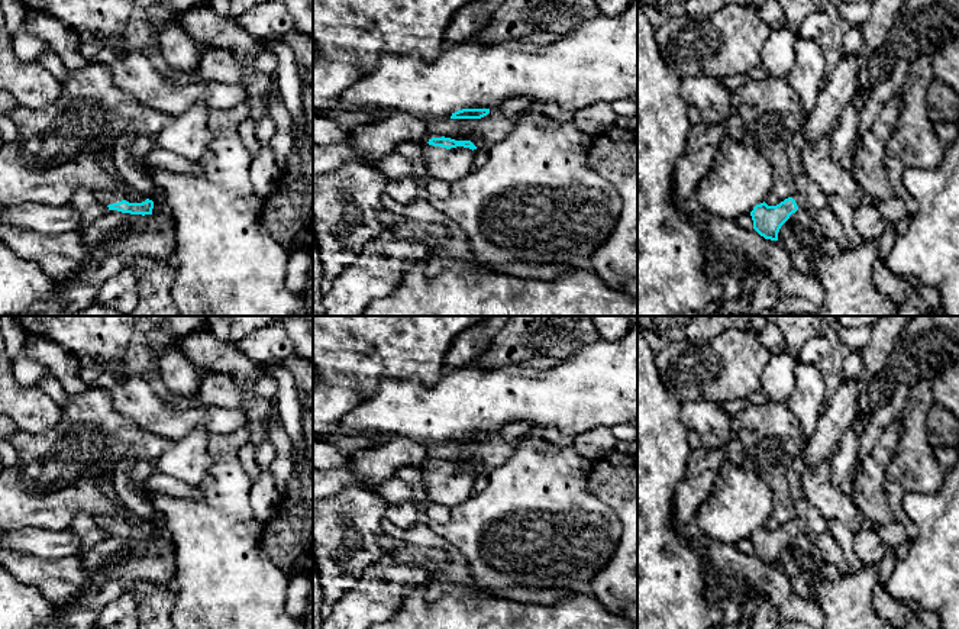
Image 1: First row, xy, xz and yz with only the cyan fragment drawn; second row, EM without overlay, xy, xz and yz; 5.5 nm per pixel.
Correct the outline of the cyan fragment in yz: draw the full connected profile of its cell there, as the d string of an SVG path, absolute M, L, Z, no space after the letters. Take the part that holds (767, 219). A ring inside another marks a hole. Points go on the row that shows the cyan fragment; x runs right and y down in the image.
M805 174L795 177L795 191L776 206L768 206L765 201L756 204L750 212L753 229L765 239L778 241L781 226L797 210L810 210L827 207L827 196Z

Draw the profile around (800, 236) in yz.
M797 210L781 226L778 242L790 257L795 271L811 274L816 268L816 258L826 241L820 226L808 210Z

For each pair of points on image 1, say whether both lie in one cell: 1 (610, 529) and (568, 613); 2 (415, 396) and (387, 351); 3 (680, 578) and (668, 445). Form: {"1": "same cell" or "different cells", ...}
{"1": "different cells", "2": "different cells", "3": "same cell"}

